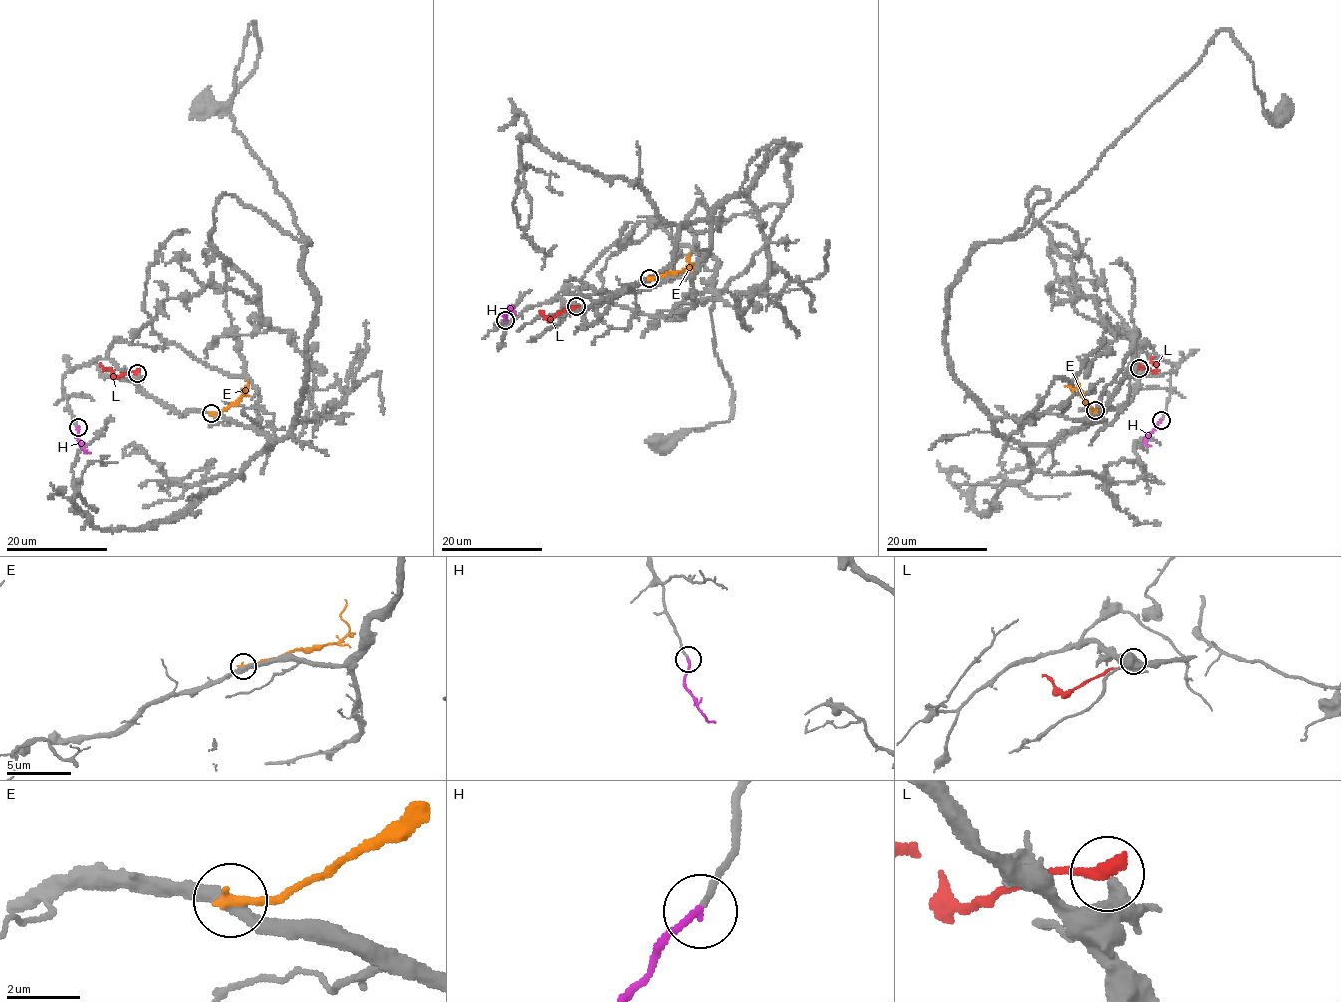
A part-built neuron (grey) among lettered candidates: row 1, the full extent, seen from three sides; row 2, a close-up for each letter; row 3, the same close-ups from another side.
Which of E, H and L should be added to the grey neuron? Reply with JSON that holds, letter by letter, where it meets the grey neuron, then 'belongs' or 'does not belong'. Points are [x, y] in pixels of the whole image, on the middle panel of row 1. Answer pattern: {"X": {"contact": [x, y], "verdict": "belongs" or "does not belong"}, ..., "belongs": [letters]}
{"E": {"contact": [649, 278], "verdict": "does not belong"}, "H": {"contact": [505, 320], "verdict": "belongs"}, "L": {"contact": [576, 306], "verdict": "does not belong"}, "belongs": ["H"]}

